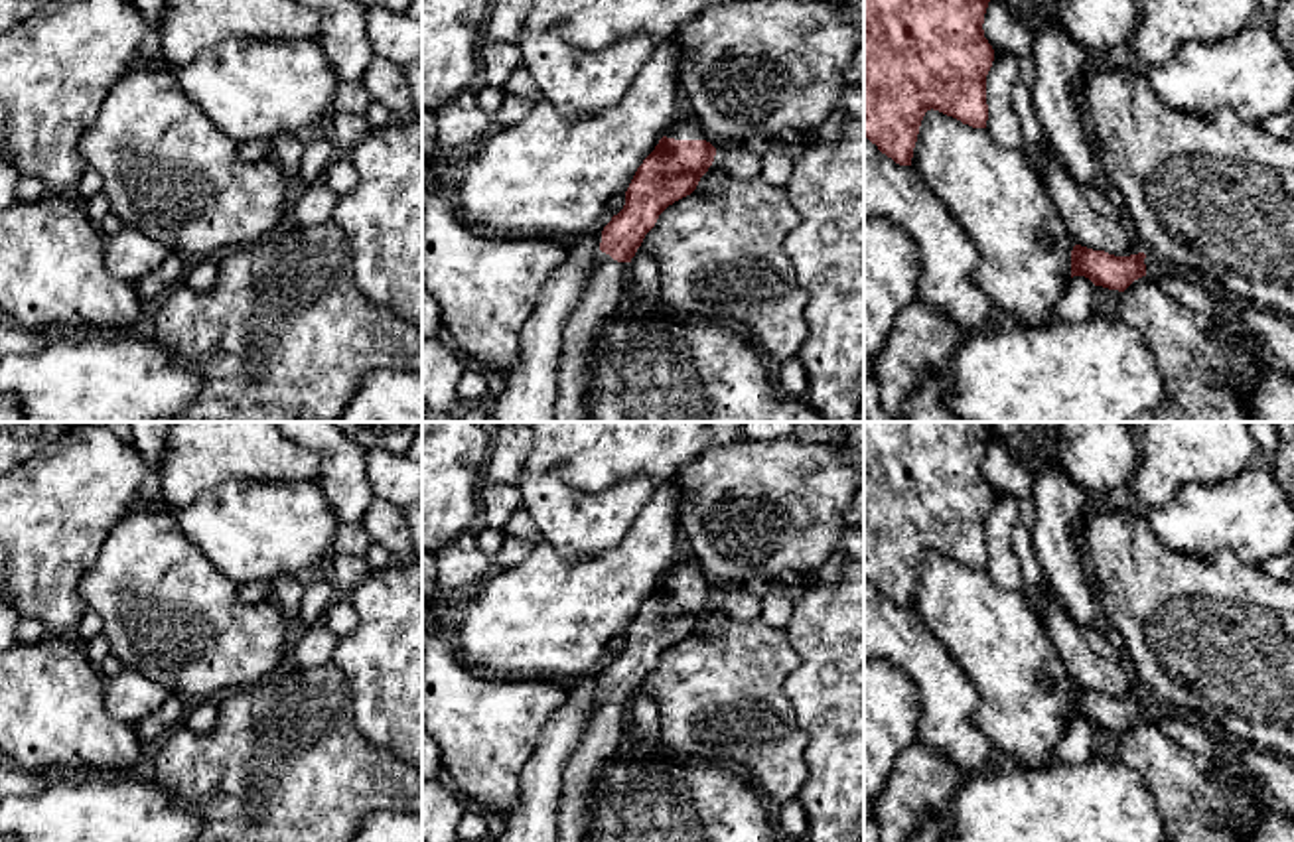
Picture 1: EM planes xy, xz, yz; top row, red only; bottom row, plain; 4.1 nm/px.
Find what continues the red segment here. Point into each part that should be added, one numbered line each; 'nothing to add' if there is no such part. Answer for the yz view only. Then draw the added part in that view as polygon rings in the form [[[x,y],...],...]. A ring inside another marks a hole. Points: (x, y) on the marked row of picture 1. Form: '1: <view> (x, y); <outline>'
1: yz (1152, 267); [[[1150,256],[1144,258],[1146,264],[1146,276],[1156,276],[1156,274],[1168,274],[1172,268],[1166,264],[1158,264],[1156,260],[1152,260]]]

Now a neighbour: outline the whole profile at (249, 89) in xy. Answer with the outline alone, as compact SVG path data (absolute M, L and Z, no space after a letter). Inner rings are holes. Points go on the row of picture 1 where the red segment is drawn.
M227 37L174 69L178 87L237 144L324 132L341 83L316 39Z

